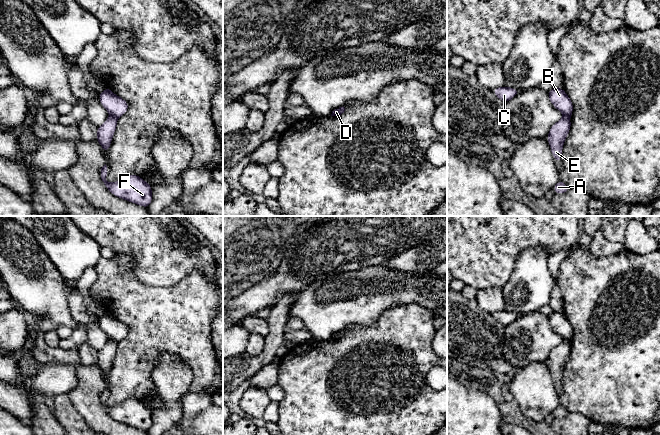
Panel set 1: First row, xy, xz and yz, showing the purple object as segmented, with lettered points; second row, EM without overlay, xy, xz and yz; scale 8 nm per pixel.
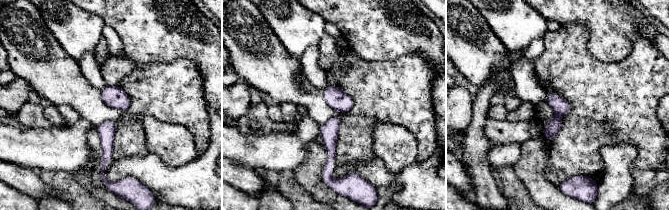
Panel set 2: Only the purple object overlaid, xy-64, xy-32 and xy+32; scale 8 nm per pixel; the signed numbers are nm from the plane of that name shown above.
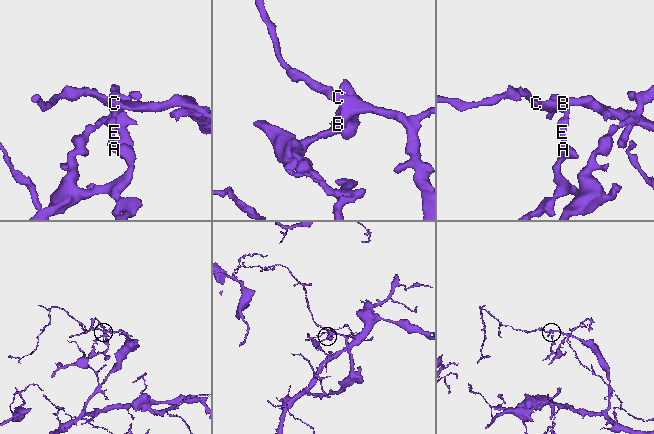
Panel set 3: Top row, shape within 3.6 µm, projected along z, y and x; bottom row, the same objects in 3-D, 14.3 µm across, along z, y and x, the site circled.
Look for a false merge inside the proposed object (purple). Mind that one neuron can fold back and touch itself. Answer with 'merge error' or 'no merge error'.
merge error

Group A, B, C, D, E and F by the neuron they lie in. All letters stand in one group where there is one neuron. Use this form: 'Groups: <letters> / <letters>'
Groups: A E F / B C D

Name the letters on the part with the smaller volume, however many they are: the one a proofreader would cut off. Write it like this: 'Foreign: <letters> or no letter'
Foreign: A, E, F

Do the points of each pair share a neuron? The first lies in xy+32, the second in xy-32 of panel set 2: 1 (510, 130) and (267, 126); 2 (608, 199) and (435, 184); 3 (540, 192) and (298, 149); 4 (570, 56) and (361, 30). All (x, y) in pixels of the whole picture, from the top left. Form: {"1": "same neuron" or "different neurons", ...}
{"1": "same neuron", "2": "different neurons", "3": "different neurons", "4": "different neurons"}

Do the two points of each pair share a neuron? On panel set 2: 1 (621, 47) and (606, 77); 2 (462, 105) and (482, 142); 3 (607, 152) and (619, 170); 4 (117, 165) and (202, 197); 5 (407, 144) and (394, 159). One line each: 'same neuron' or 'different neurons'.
1: different neurons
2: different neurons
3: same neuron
4: same neuron
5: same neuron

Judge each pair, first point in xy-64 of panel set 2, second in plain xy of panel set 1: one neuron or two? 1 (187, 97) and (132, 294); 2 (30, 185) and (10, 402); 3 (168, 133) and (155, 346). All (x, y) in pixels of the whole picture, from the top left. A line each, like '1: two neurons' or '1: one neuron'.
1: one neuron
2: one neuron
3: two neurons

